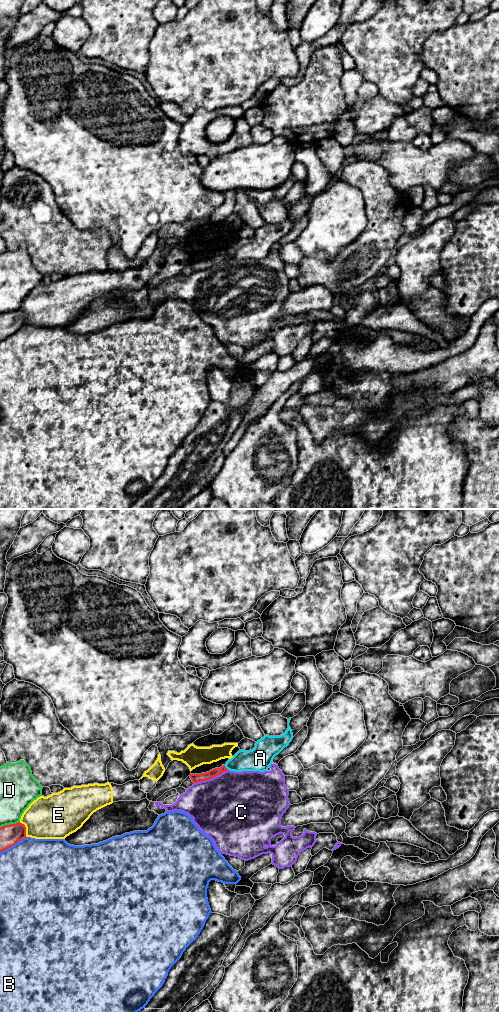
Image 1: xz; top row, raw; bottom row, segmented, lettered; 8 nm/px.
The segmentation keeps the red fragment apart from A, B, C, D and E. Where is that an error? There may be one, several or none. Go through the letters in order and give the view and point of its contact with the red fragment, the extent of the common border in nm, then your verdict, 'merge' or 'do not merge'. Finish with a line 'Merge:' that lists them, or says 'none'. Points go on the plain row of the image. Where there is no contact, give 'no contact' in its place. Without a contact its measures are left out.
A: xz (225, 255) | 50 nm | merge
B: xz (13, 333) | 260 nm | do not merge
C: xz (210, 266) | 300 nm | do not merge
D: xz (10, 312) | 170 nm | do not merge
E: xz (25, 317) | 140 nm | do not merge
Merge: A

